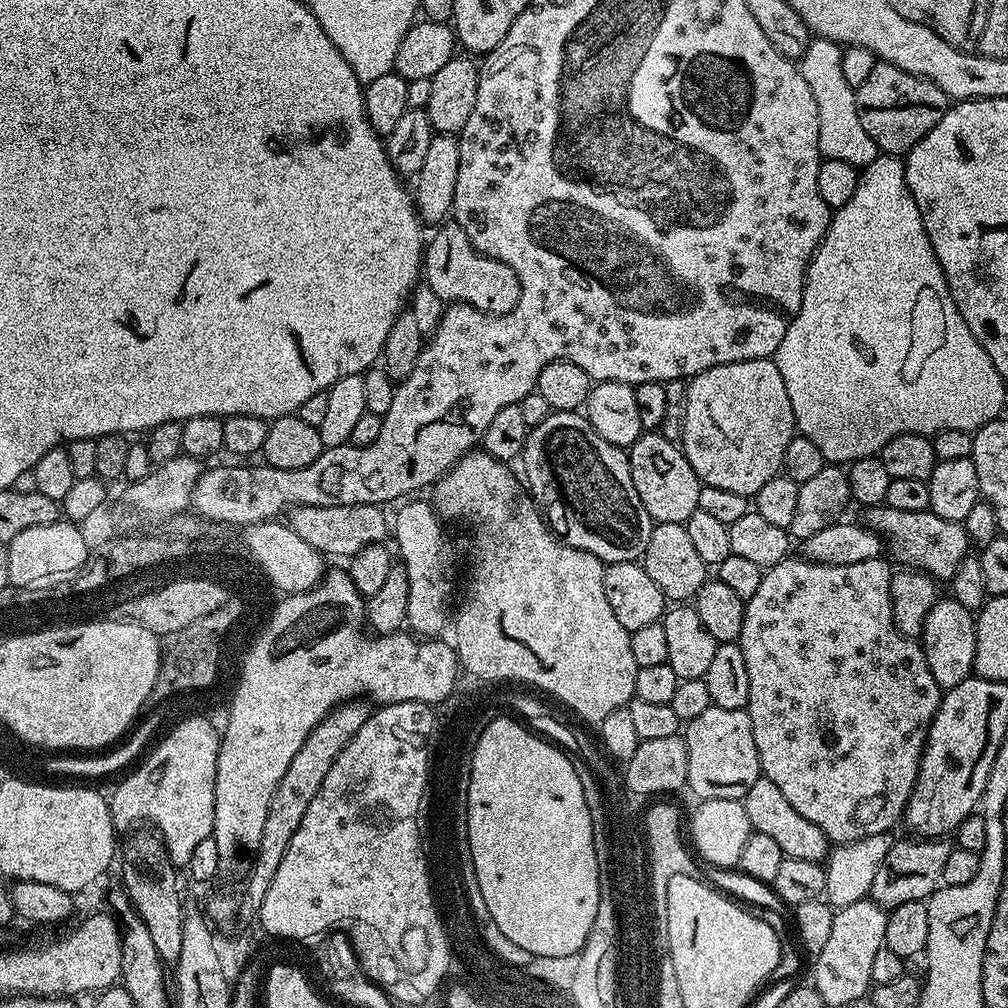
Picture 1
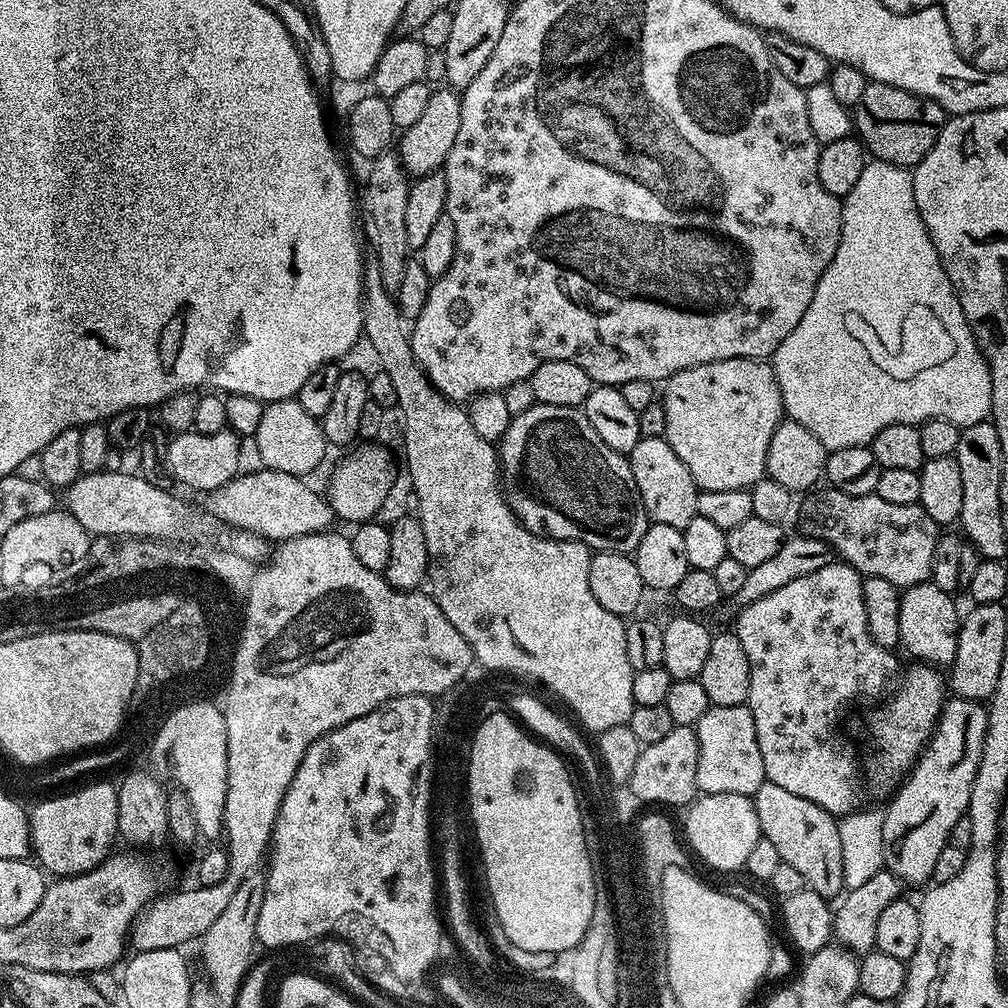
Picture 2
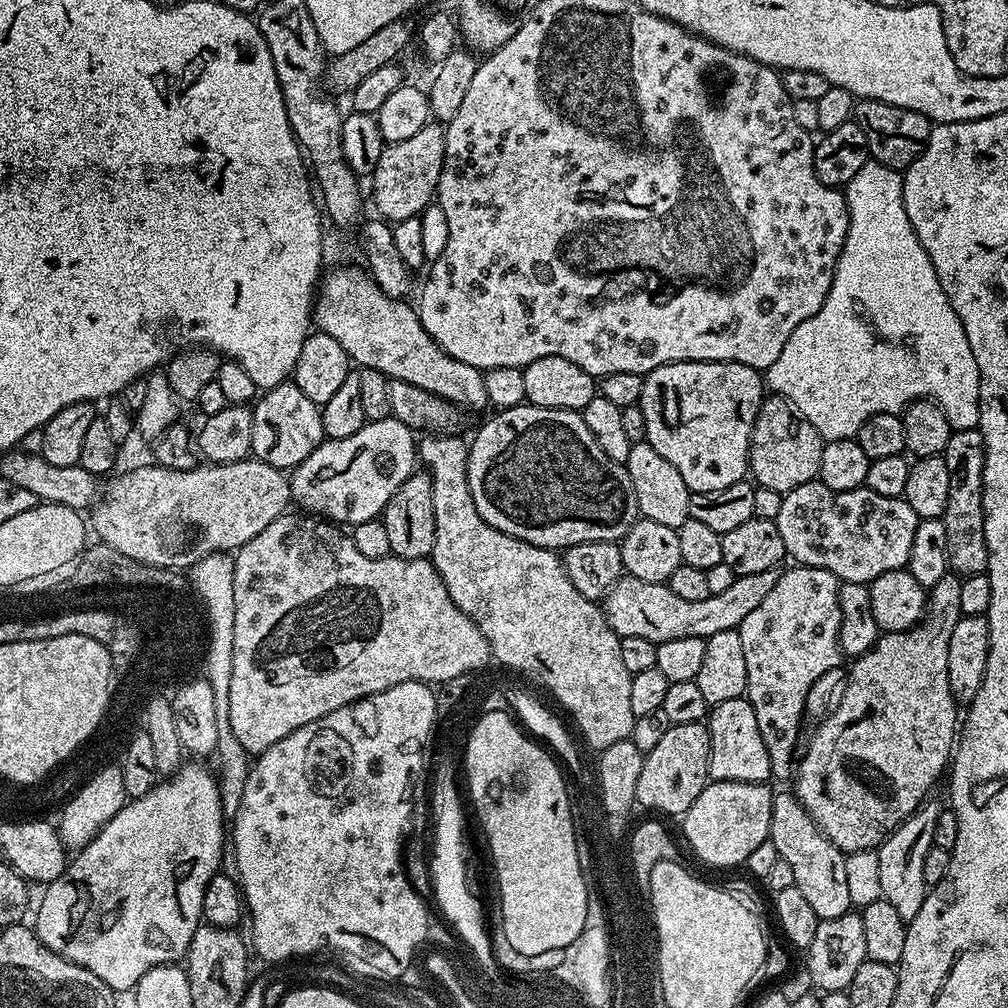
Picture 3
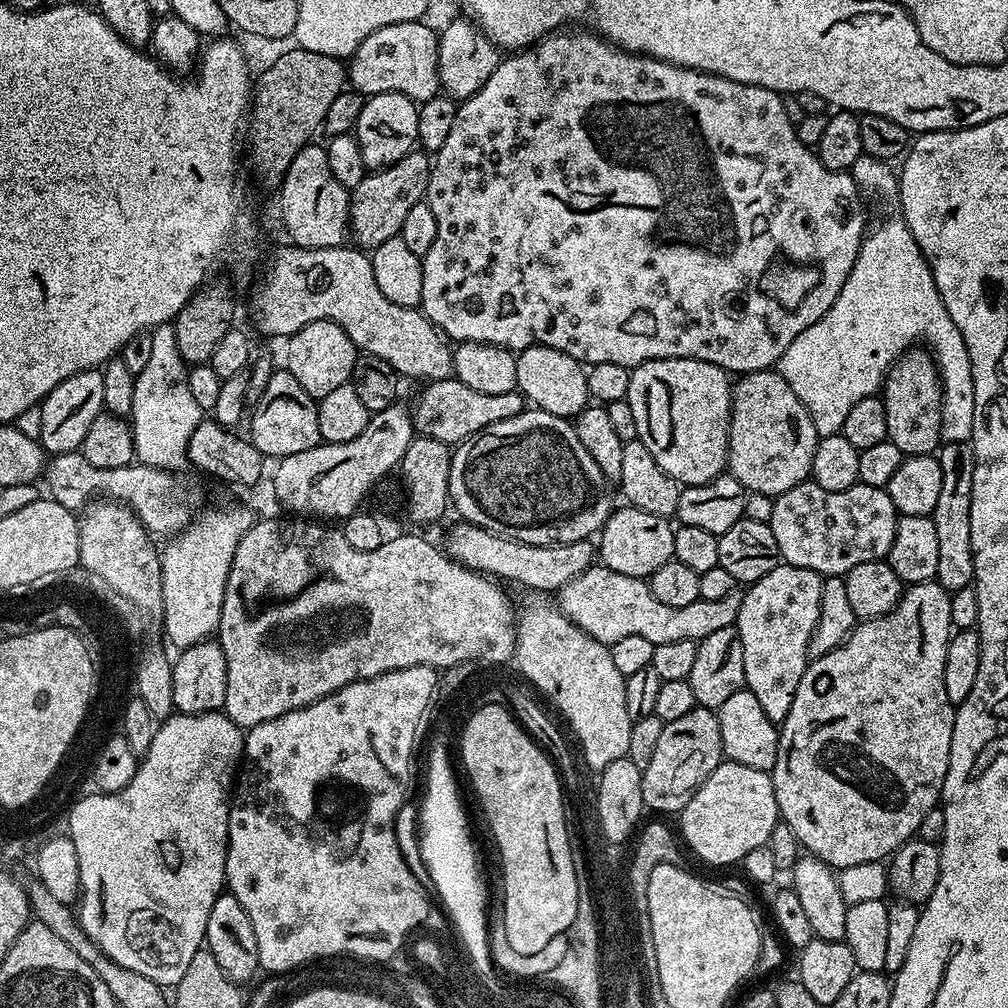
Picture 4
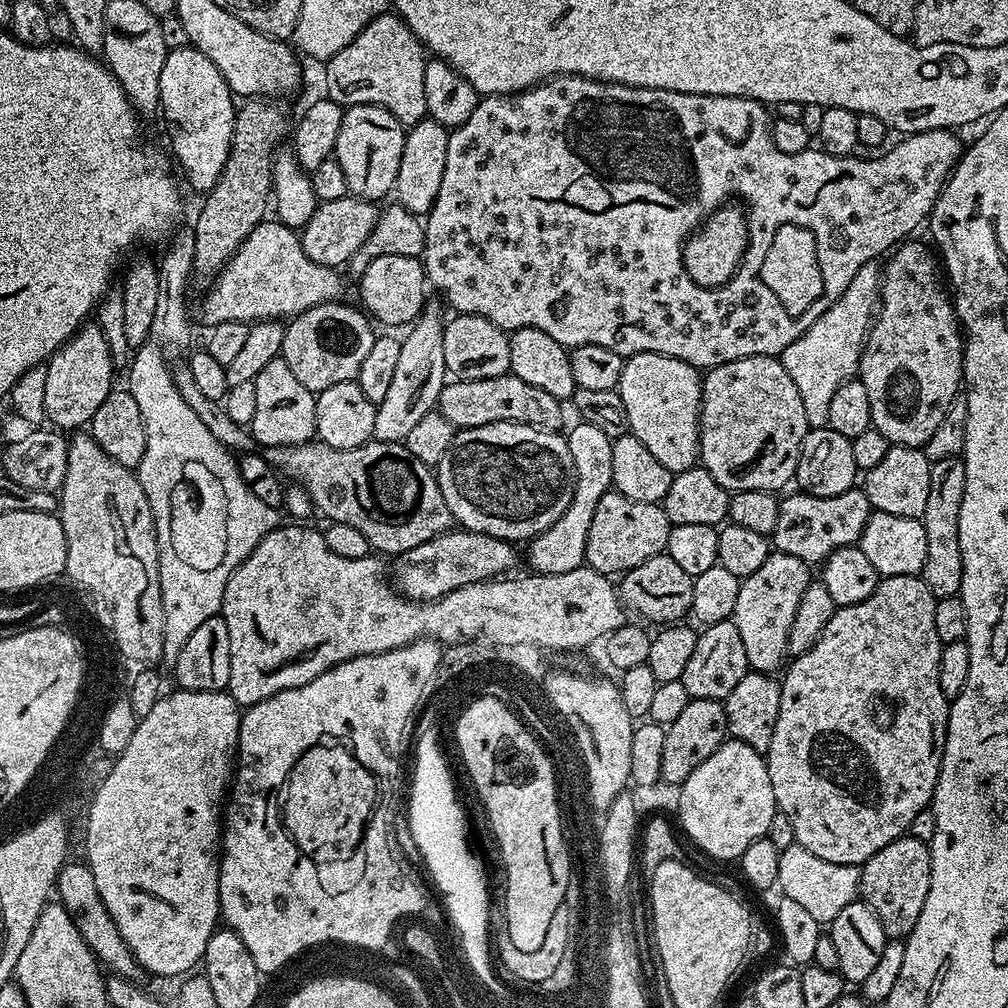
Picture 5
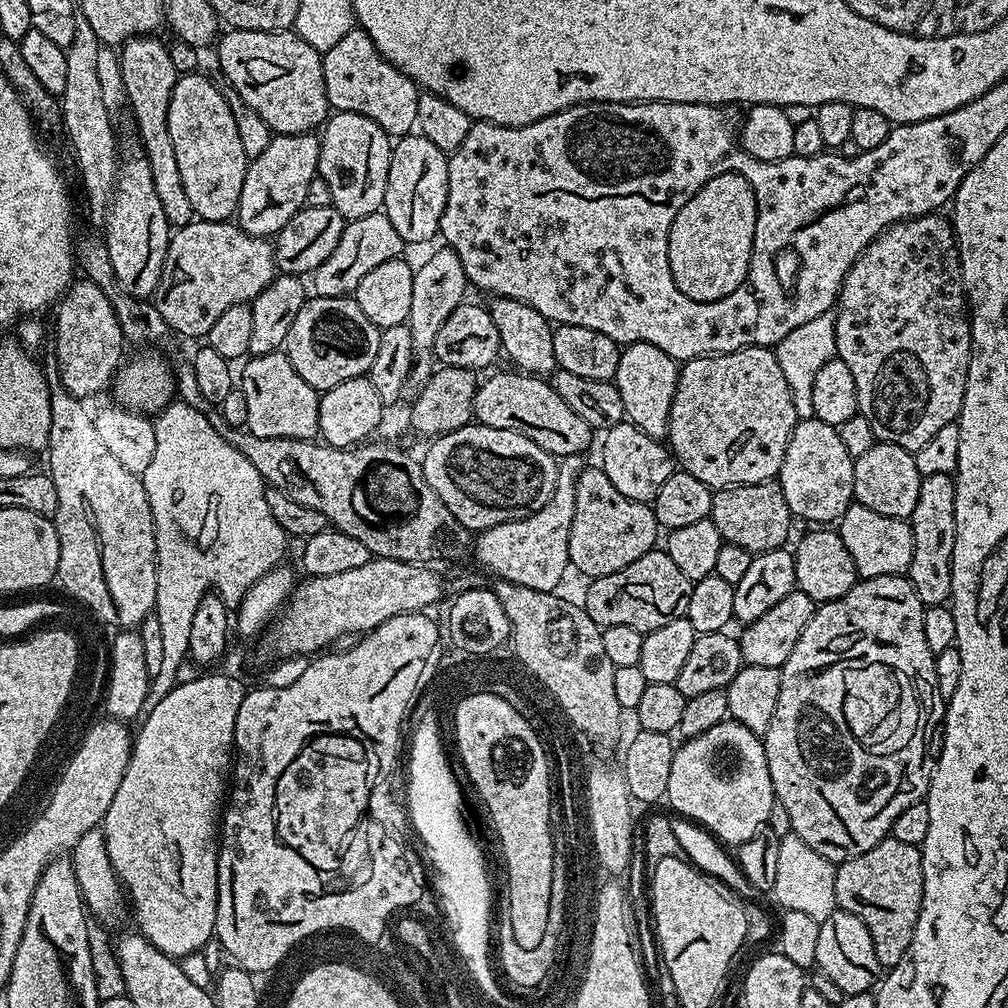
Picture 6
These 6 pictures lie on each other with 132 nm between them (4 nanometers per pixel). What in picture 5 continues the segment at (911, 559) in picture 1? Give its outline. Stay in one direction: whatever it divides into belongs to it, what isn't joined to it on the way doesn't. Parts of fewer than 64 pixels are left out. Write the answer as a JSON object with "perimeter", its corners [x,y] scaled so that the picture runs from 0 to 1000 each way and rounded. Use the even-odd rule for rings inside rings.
{"perimeter":[[[846,482],[826,492],[809,492],[793,486],[787,488],[787,492],[774,496],[772,519],[764,533],[765,543],[769,547],[796,554],[796,558],[810,562],[820,556],[827,546],[852,541],[855,526],[867,507],[857,487]]]}

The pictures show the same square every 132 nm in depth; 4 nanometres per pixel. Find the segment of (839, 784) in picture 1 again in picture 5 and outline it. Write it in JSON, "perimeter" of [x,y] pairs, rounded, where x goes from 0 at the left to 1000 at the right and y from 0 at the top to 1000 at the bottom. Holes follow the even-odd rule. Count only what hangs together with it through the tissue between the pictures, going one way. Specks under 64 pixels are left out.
{"perimeter":[[[767,547],[760,558],[748,565],[748,569],[735,574],[732,597],[728,600],[725,615],[728,621],[732,621],[732,630],[736,632],[745,666],[770,669],[779,662],[784,623],[788,621],[796,589],[800,589],[800,581],[808,574],[807,568],[802,567],[805,567],[804,562],[796,558],[796,554]]]}

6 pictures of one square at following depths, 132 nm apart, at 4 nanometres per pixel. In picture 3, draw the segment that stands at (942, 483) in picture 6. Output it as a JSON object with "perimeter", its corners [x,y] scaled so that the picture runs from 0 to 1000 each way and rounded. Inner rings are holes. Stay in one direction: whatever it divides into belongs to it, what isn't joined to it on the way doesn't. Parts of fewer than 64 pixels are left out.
{"perimeter":[[[971,424],[947,426],[938,438],[936,449],[938,466],[942,466],[942,495],[935,513],[938,522],[938,550],[940,562],[953,572],[977,569],[980,566],[980,547],[976,537],[976,436]]]}

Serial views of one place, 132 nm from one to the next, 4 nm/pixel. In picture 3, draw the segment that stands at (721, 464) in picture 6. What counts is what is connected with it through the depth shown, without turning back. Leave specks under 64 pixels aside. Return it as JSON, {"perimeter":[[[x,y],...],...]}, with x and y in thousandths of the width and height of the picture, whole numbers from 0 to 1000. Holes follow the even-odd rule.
{"perimeter":[[[763,392],[752,407],[744,435],[742,467],[745,475],[755,484],[772,486],[776,490],[813,473],[815,446],[819,439],[804,419],[794,417],[794,425],[789,425],[786,413],[788,417],[788,406],[777,393]]]}

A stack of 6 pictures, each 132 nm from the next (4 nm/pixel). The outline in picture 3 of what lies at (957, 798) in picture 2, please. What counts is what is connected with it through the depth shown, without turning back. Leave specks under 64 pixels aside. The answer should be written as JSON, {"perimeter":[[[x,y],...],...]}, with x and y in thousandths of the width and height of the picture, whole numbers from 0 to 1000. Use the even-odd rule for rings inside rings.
{"perimeter":[[[918,796],[903,812],[899,812],[877,833],[871,842],[871,860],[875,875],[875,891],[891,903],[891,911],[899,915],[915,903],[915,895],[921,890],[922,878],[917,876],[919,847],[927,840],[927,815],[931,815],[934,799]]]}

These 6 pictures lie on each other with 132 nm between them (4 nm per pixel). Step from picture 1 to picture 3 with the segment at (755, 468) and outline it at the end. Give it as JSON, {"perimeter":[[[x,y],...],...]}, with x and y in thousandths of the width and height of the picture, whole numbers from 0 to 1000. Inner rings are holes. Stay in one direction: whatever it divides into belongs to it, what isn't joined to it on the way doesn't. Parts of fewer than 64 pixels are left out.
{"perimeter":[[[719,357],[658,361],[639,373],[634,399],[637,415],[641,415],[639,437],[649,442],[649,446],[653,446],[653,450],[657,450],[657,454],[661,454],[661,458],[673,466],[673,470],[677,470],[677,478],[681,478],[684,488],[720,486],[720,482],[728,482],[743,471],[744,435],[752,407],[759,396],[759,374],[739,361]]]}

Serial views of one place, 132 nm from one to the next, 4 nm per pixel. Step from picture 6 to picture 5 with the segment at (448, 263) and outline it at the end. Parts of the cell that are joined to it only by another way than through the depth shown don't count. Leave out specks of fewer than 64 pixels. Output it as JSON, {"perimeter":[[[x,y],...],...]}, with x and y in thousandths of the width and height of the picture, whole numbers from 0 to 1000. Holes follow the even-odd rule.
{"perimeter":[[[426,297],[422,301],[420,309],[406,324],[406,331],[398,336],[390,378],[382,395],[374,402],[370,429],[372,436],[398,439],[411,427],[413,420],[429,409],[436,400],[444,370],[440,359],[440,306],[438,299],[433,298]]]}

